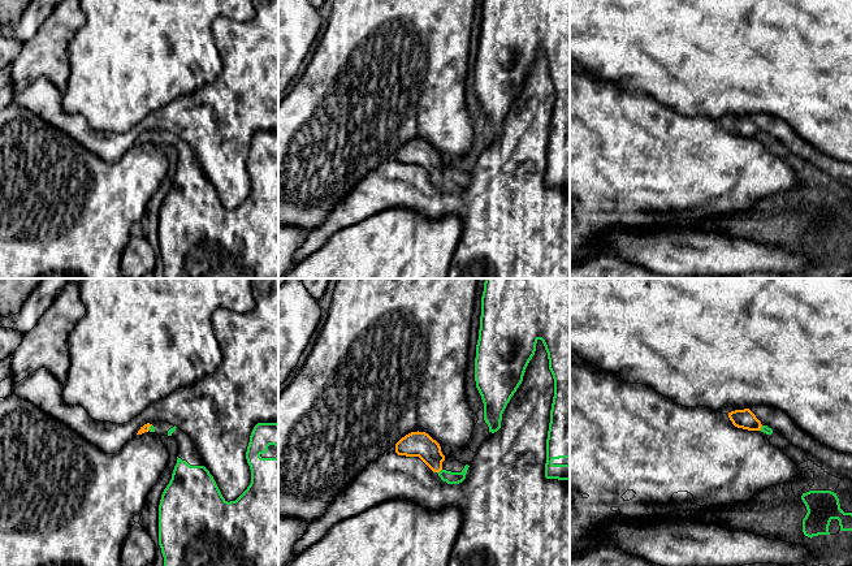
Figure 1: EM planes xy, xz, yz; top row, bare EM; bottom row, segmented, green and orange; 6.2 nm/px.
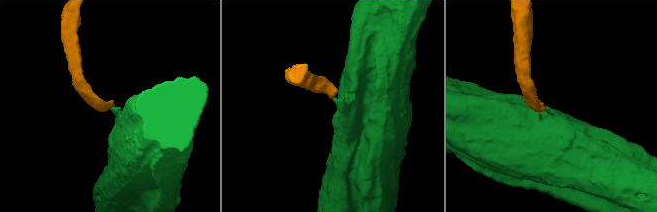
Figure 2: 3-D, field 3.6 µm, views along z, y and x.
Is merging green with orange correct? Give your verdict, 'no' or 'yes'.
yes

